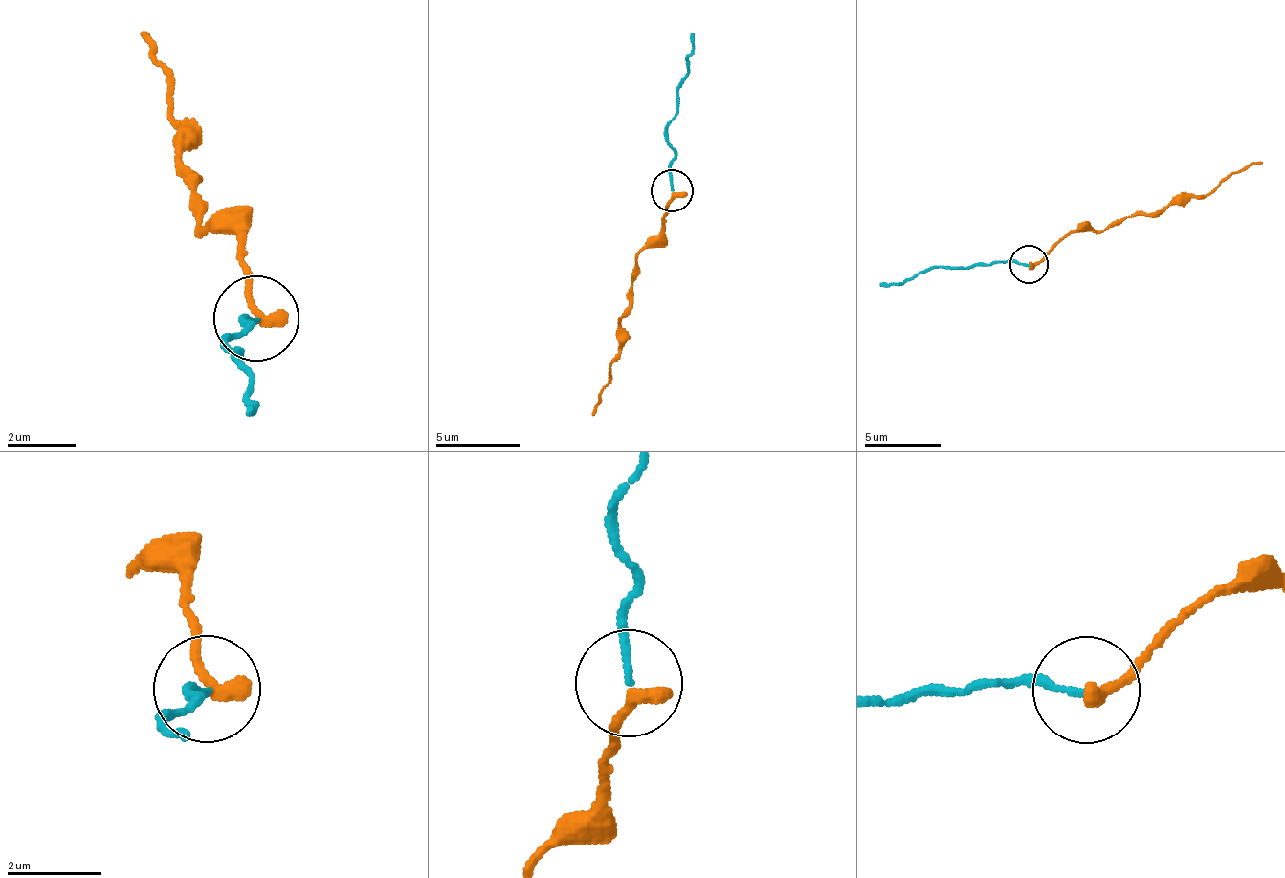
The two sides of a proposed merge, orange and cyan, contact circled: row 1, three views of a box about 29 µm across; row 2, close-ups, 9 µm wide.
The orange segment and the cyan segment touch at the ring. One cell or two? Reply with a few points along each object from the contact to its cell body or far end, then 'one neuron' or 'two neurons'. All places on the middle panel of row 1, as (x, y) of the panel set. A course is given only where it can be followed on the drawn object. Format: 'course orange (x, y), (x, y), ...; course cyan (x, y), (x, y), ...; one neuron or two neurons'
course orange (671, 193), (660, 230), (635, 258), (630, 315), (618, 325), (620, 358), (593, 414); course cyan (671, 189), (675, 147), (666, 127), (678, 111), (678, 81), (689, 71), (692, 34); one neuron

